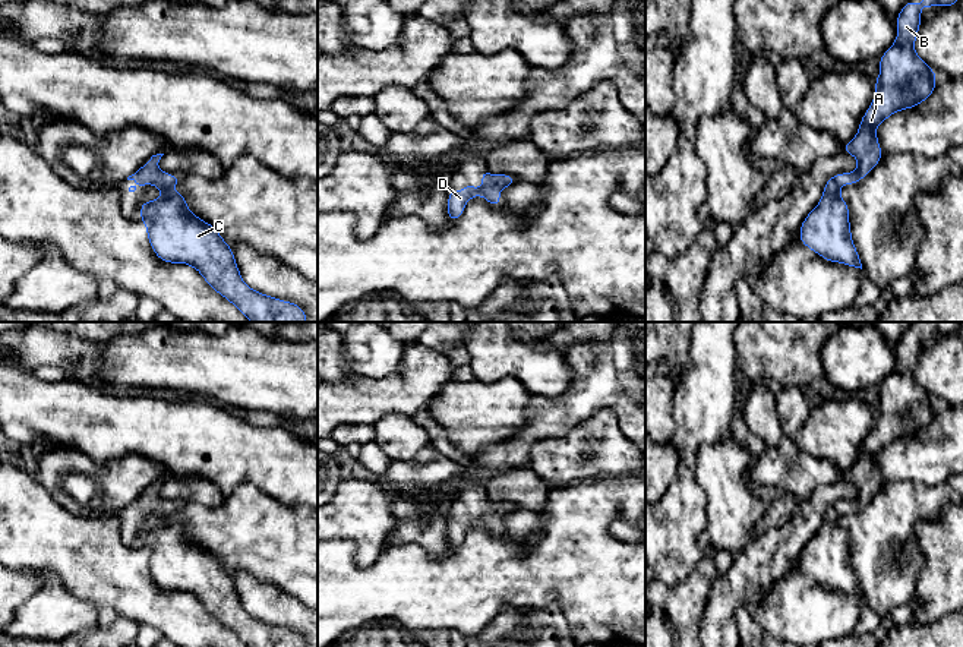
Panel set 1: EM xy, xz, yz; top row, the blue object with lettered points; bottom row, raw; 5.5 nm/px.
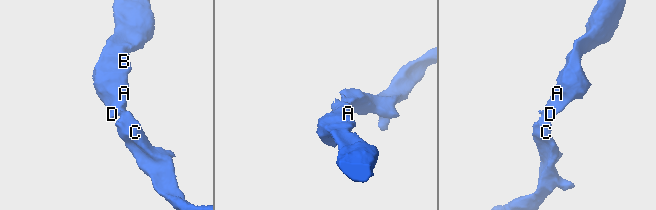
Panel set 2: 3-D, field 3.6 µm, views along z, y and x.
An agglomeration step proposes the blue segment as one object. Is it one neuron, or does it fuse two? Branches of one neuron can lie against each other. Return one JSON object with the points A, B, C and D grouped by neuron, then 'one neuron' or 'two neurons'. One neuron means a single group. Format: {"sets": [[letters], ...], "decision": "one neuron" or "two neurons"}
{"sets": [["A", "B", "C", "D"]], "decision": "one neuron"}

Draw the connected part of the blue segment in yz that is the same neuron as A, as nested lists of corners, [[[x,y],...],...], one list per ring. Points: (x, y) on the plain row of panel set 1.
[[[923,322],[921,332],[907,329],[897,347],[897,366],[880,385],[880,404],[875,407],[875,426],[865,439],[855,465],[842,476],[858,487],[852,501],[831,504],[818,533],[805,545],[801,569],[828,590],[840,590],[862,597],[853,572],[849,534],[840,524],[840,515],[861,509],[875,493],[883,479],[877,455],[891,442],[913,436],[935,419],[937,401],[915,379],[921,356],[921,337],[932,334],[957,334],[959,322]]]

